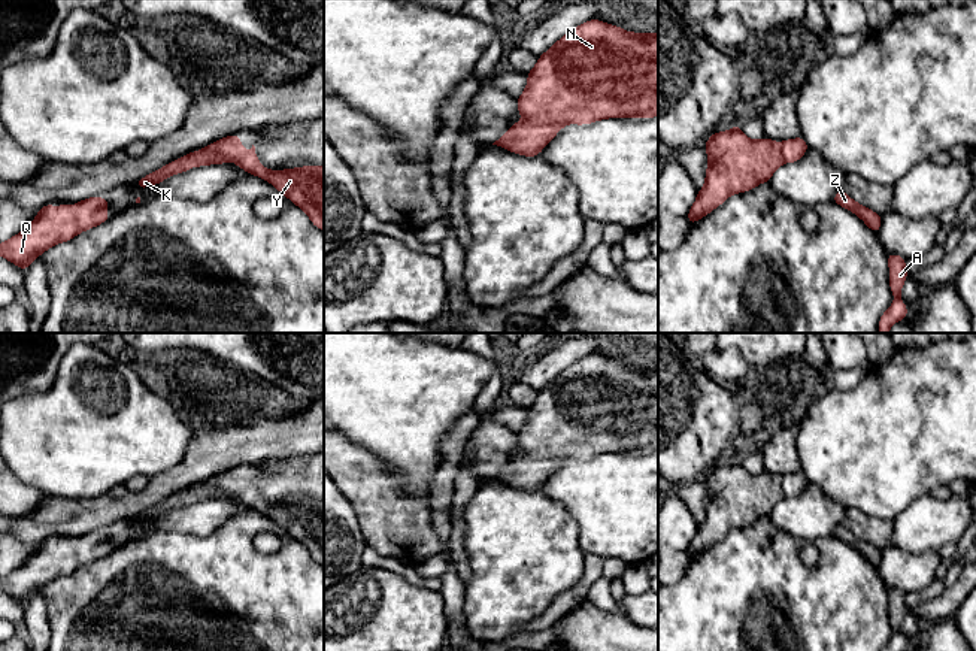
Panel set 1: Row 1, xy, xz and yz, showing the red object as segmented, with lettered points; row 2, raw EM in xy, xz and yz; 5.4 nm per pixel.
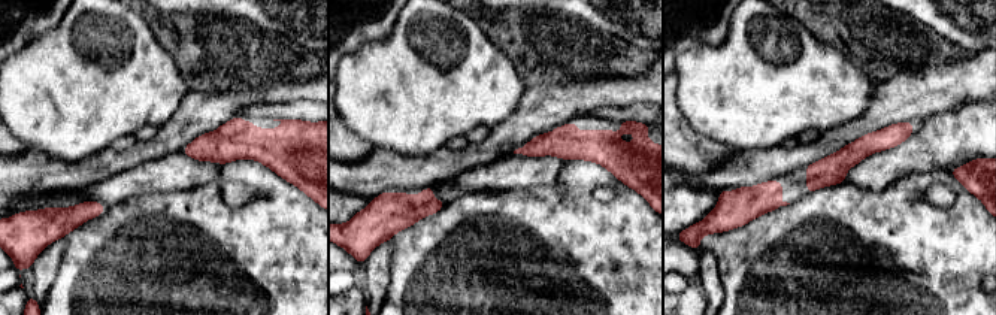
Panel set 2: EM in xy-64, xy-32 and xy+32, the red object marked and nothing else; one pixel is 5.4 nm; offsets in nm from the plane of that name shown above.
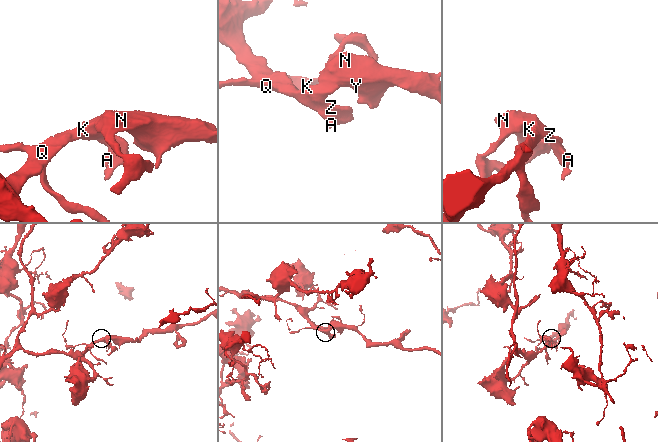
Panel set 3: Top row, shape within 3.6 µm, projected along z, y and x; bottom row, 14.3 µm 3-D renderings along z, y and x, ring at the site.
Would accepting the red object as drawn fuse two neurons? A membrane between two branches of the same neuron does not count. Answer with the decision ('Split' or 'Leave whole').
Leave whole

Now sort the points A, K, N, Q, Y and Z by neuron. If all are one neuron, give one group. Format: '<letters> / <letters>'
A K N Q Y Z

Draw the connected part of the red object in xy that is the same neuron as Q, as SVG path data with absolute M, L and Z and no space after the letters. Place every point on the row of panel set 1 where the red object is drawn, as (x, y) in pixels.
M98 196L76 202L75 206L63 203L54 208L48 203L37 211L37 217L22 231L0 243L0 255L25 272L31 261L54 245L67 242L79 233L110 219L110 215L104 214L107 209L107 200Z

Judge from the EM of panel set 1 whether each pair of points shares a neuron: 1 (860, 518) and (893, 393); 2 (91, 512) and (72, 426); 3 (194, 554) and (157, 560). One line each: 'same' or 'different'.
1: different
2: different
3: same

